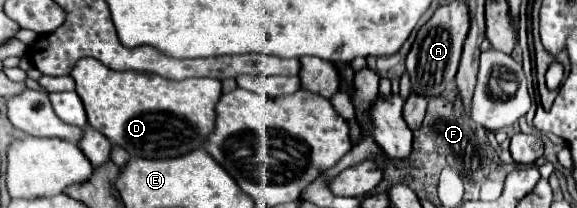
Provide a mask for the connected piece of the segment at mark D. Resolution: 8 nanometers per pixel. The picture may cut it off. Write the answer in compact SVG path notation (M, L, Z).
M83 58L71 72L75 80L75 92L79 94L87 120L93 128L105 134L113 144L125 148L131 156L139 158L175 158L191 150L203 148L205 138L215 128L215 104L221 98L221 82L213 78L185 78L179 82L161 78L151 72L115 72L95 58Z

